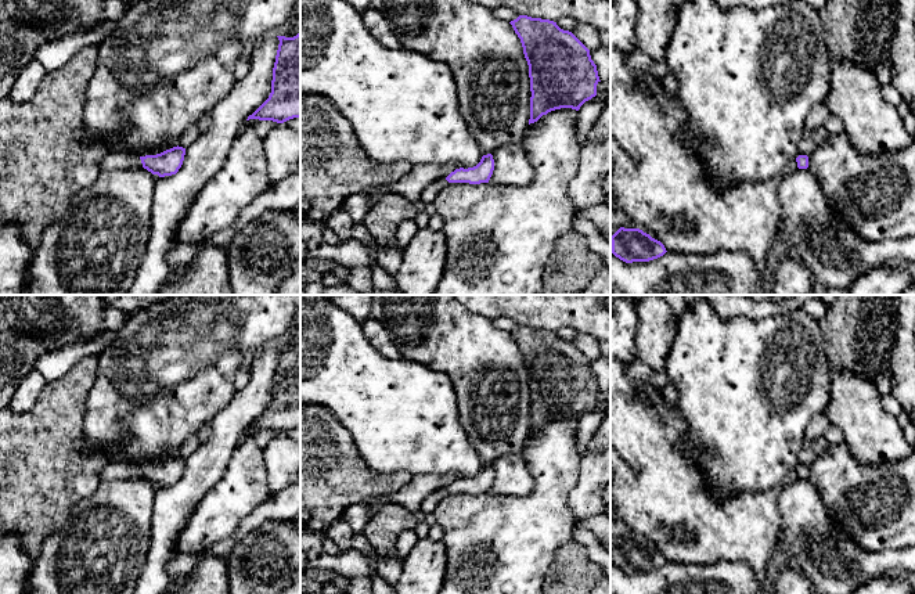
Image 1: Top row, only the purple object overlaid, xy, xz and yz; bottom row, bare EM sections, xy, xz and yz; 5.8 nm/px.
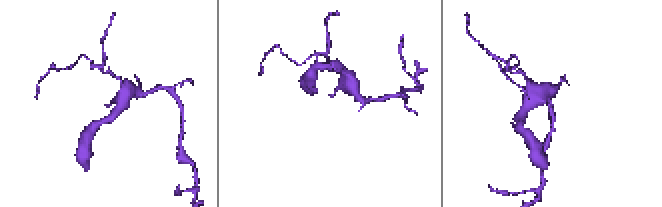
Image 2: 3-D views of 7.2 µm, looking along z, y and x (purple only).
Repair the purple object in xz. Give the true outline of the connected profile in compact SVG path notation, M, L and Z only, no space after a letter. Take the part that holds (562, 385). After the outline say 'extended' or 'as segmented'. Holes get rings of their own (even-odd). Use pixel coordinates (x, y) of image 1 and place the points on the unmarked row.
M519 325L509 332L520 349L529 375L530 429L561 418L579 421L597 406L601 392L590 360L556 332Z | as segmented

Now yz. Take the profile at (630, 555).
M620 537L612 547L612 564L626 573L649 572L663 566L664 555L640 539Z | as segmented

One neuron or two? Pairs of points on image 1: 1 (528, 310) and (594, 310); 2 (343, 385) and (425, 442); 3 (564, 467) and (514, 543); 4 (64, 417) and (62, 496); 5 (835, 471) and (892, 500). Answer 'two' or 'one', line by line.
1: one
2: one
3: one
4: one
5: one

